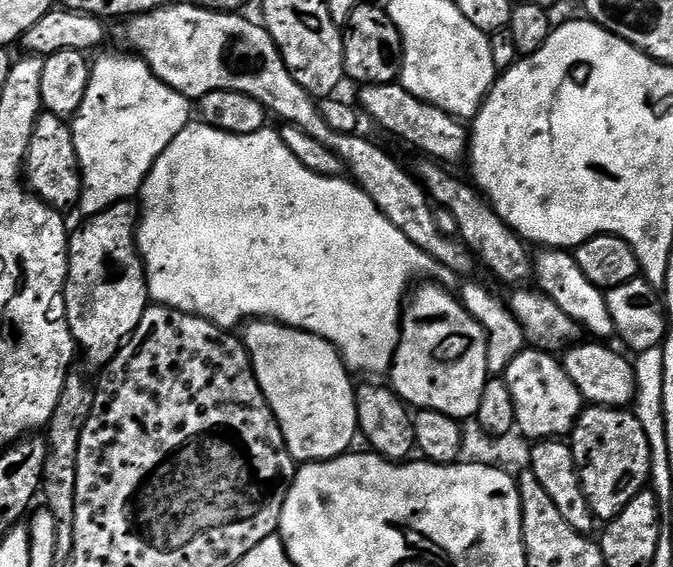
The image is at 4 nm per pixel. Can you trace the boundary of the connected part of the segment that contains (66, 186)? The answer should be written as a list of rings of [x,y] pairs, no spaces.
[[[44,114],[34,126],[27,156],[26,180],[39,199],[57,210],[65,210],[71,204],[73,207],[79,201],[82,187],[80,166],[76,162],[71,127],[61,117]]]

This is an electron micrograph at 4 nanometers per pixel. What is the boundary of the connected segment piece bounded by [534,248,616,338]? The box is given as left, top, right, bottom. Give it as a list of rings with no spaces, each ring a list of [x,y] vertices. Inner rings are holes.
[[[544,248],[537,251],[534,256],[534,280],[539,291],[549,296],[566,315],[574,318],[585,333],[593,332],[593,337],[610,338],[616,336],[616,327],[610,318],[608,300],[605,293],[586,274],[582,274],[582,266],[578,266],[575,255],[563,248]]]

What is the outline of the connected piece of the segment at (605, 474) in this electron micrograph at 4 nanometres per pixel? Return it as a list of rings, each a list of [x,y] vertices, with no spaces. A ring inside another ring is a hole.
[[[585,407],[570,433],[570,447],[580,474],[580,485],[597,521],[613,520],[639,492],[649,487],[650,444],[635,412],[627,407]]]

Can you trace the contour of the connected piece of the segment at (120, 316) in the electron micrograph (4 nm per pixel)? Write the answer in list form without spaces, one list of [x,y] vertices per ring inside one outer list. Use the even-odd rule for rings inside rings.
[[[123,200],[114,206],[110,206],[104,212],[99,212],[97,216],[91,217],[80,229],[71,233],[68,241],[68,277],[64,283],[64,305],[68,311],[68,325],[72,331],[72,336],[75,338],[77,345],[81,349],[88,351],[88,360],[96,367],[96,370],[103,369],[116,356],[117,350],[131,337],[137,326],[142,322],[144,311],[150,306],[150,297],[148,295],[148,277],[144,270],[143,259],[136,246],[136,230],[140,218],[140,209],[132,200]]]

